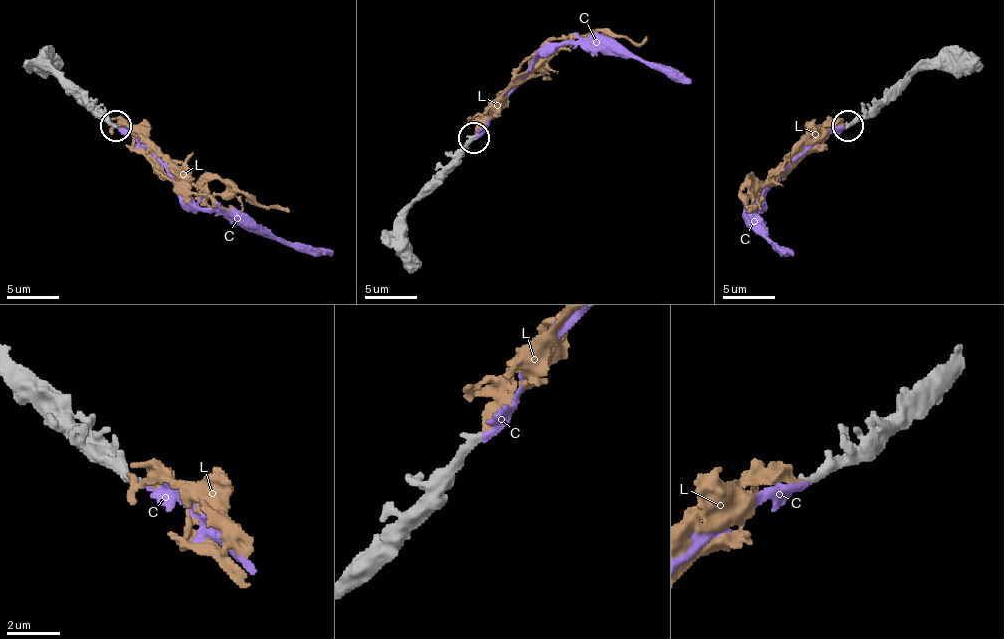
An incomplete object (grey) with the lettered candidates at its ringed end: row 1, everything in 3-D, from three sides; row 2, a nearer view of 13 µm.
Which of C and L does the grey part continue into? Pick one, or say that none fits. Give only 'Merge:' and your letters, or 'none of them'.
Merge: C

